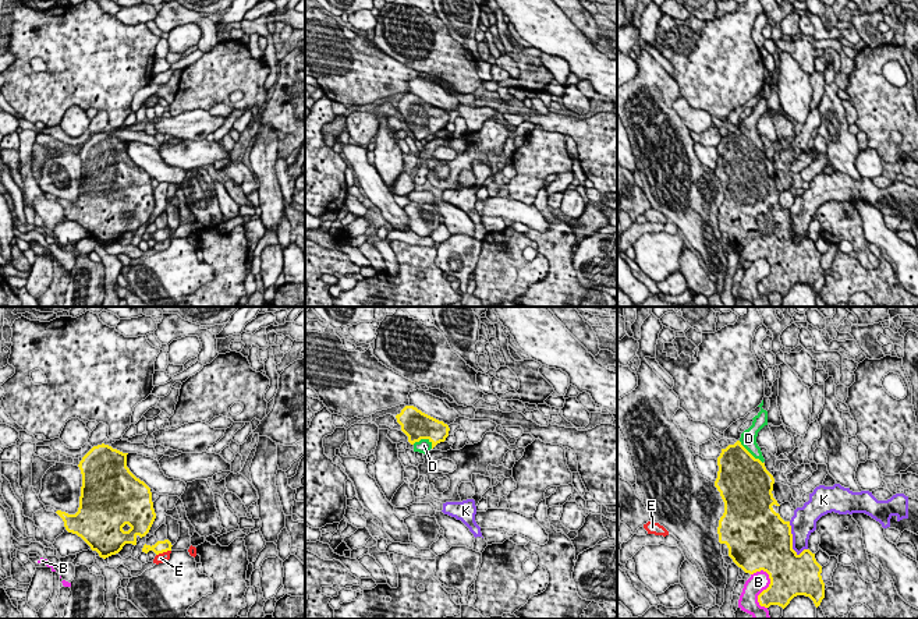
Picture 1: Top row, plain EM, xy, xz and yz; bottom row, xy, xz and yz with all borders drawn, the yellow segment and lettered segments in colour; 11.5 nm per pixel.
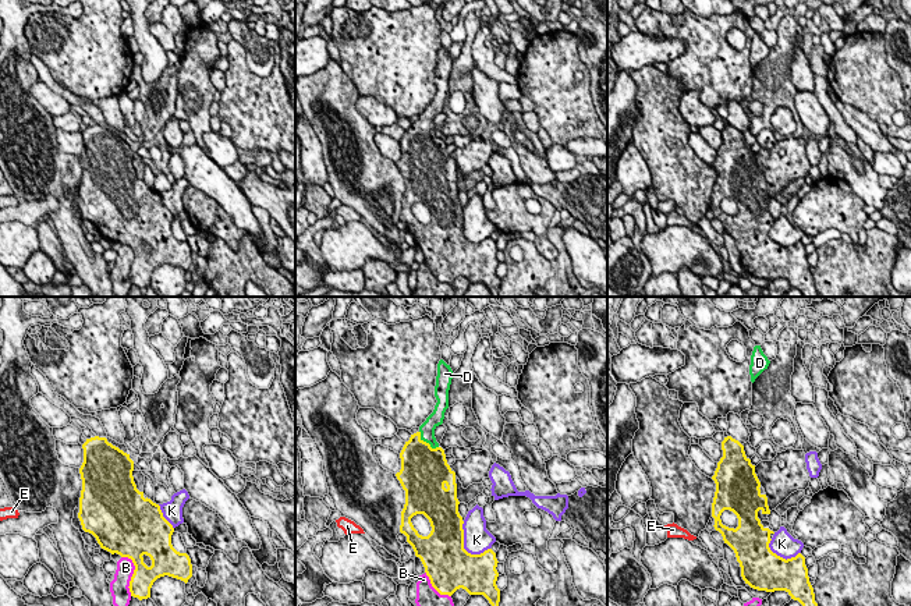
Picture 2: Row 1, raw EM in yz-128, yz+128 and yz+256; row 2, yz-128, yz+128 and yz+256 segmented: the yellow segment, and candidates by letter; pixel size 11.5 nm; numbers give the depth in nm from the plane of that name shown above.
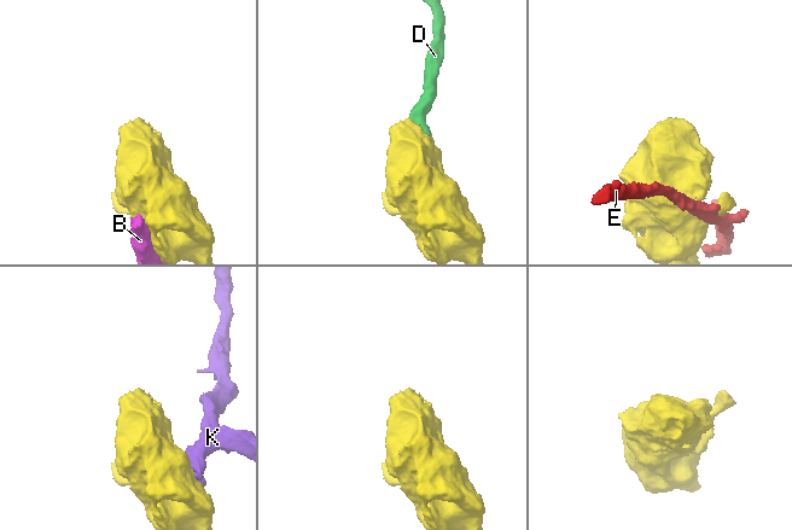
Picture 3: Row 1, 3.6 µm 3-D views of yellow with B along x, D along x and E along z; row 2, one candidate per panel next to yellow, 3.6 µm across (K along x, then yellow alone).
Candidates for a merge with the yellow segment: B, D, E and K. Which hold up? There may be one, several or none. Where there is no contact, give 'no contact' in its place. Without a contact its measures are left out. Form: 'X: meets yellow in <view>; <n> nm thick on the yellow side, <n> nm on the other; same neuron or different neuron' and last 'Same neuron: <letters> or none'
B: meets yellow in yz; 360 nm thick on the yellow side, 240 nm on the other; different neuron
D: meets yellow in xz; 340 nm thick on the yellow side, 160 nm on the other; same neuron
E: meets yellow in xy; 140 nm thick on the yellow side, 120 nm on the other; different neuron
K: meets yellow in yz; 500 nm thick on the yellow side, 300 nm on the other; different neuron
Same neuron: D

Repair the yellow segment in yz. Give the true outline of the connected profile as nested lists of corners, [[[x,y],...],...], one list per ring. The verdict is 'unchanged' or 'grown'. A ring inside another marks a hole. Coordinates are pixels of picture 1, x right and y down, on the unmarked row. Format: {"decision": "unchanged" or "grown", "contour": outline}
{"decision": "grown", "contour": [[[763,88],[758,93],[761,99],[752,106],[752,113],[734,132],[722,137],[717,145],[719,159],[715,174],[724,190],[724,201],[717,215],[719,230],[727,233],[729,244],[745,261],[754,262],[763,258],[769,262],[769,275],[758,283],[761,294],[779,293],[784,297],[794,284],[805,283],[818,296],[825,286],[822,254],[809,237],[804,237],[800,243],[793,237],[790,209],[784,209],[772,195],[780,194],[772,181],[775,166],[766,158],[756,131],[758,120],[768,113],[768,99],[762,93]]]}

